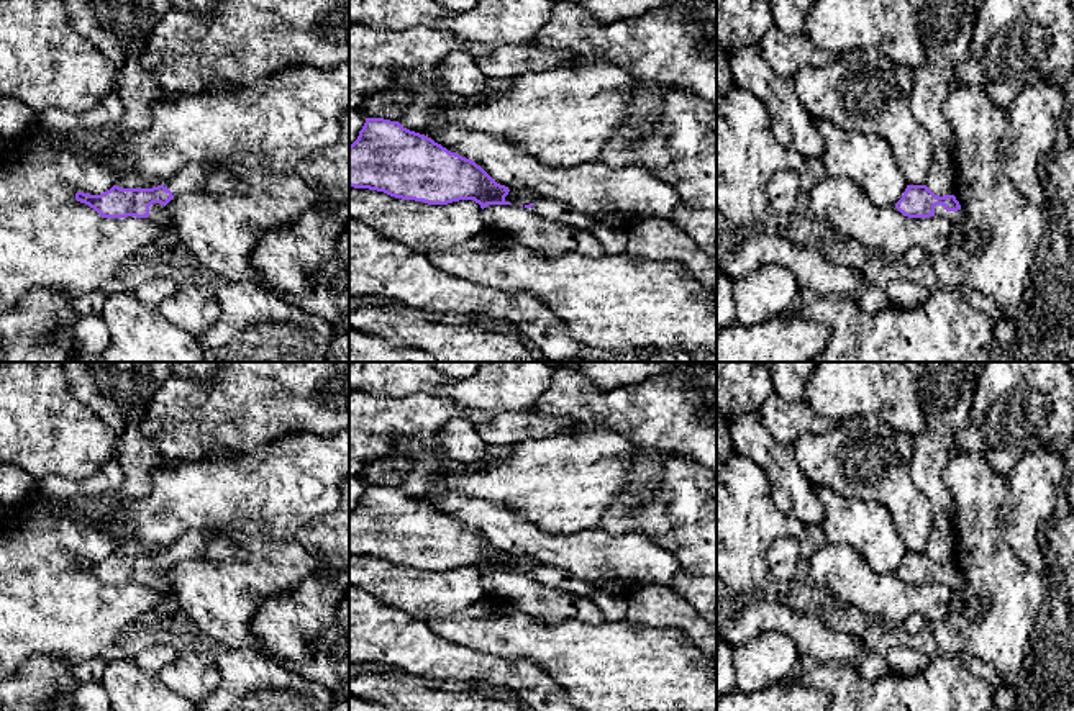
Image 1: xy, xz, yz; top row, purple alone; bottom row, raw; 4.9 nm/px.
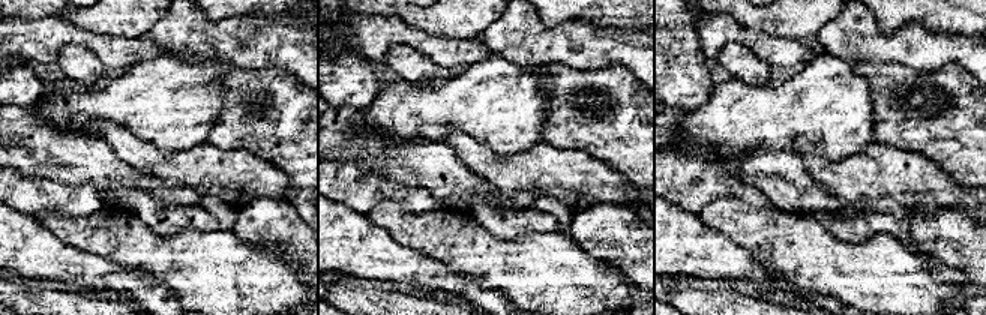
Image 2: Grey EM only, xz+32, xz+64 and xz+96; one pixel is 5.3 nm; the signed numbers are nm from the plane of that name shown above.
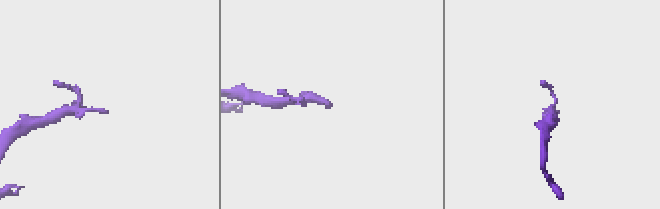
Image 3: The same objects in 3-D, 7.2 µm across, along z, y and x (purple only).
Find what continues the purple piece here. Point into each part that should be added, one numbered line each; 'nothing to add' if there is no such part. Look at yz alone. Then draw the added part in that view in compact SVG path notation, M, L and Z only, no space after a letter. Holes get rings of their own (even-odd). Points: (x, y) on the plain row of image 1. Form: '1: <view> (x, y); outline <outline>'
1: yz (953, 584); outline M943 572L935 573L935 585L946 585L951 591L961 590L964 586L964 578L946 578Z

